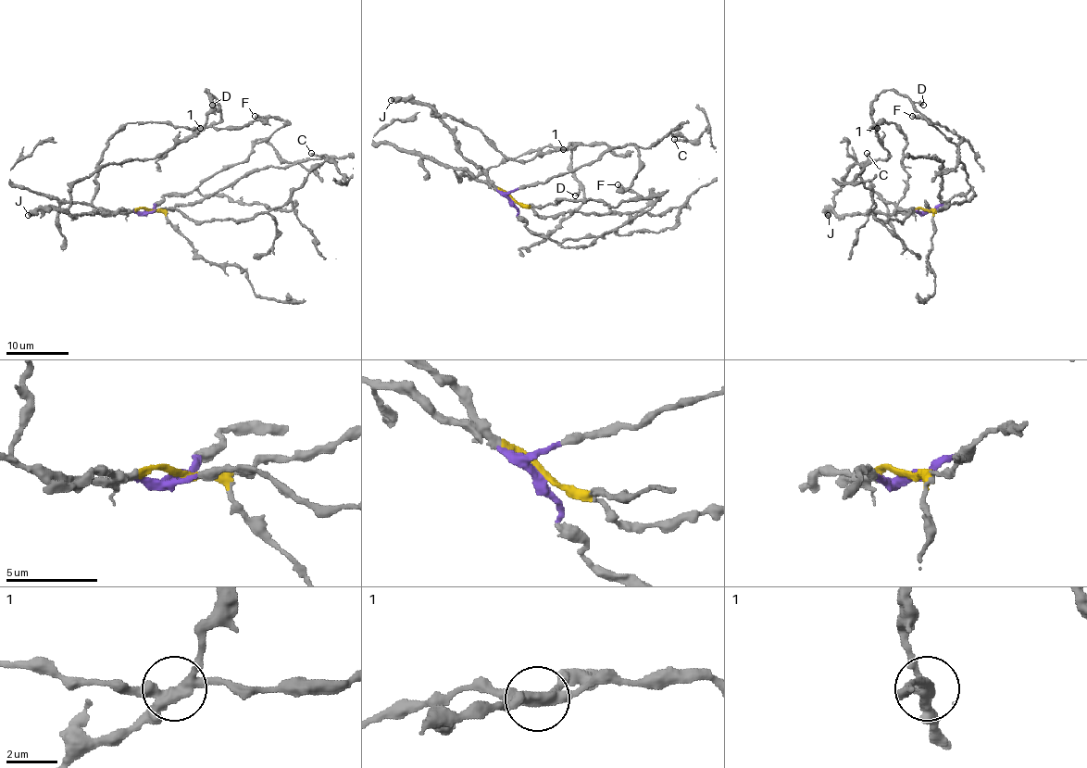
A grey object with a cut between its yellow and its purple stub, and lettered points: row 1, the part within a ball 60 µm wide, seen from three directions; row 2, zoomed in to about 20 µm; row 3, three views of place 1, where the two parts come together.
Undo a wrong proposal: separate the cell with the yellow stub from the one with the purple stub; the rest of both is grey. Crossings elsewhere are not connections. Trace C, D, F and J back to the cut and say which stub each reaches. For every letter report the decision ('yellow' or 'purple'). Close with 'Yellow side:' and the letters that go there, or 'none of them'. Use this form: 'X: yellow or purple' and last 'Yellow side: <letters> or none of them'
C: purple
D: yellow
F: purple
J: yellow
Yellow side: D, J

